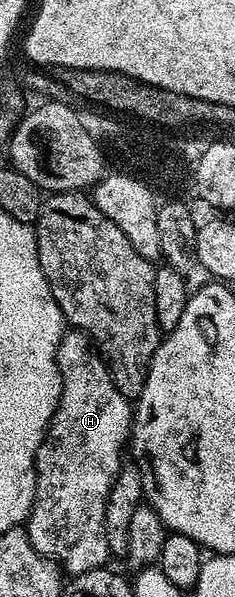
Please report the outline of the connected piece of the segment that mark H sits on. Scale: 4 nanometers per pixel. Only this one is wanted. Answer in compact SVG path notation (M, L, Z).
M74 328L68 329L66 333L64 333L63 339L59 341L55 359L57 360L57 368L61 372L63 387L61 388L59 407L55 409L55 414L51 417L47 435L43 437L43 443L37 448L37 456L35 457L35 499L33 500L31 515L27 517L25 523L25 529L27 539L31 541L33 548L38 554L44 554L46 558L50 558L52 562L58 565L64 575L74 576L84 574L90 570L98 570L108 565L107 558L109 559L111 549L107 543L107 533L105 532L105 504L109 500L109 492L113 488L113 480L119 475L121 469L119 453L121 453L122 450L124 453L125 443L129 438L133 406L128 398L121 396L121 392L117 392L117 388L111 379L111 371L107 369L106 362L93 353L93 343L83 331Z

